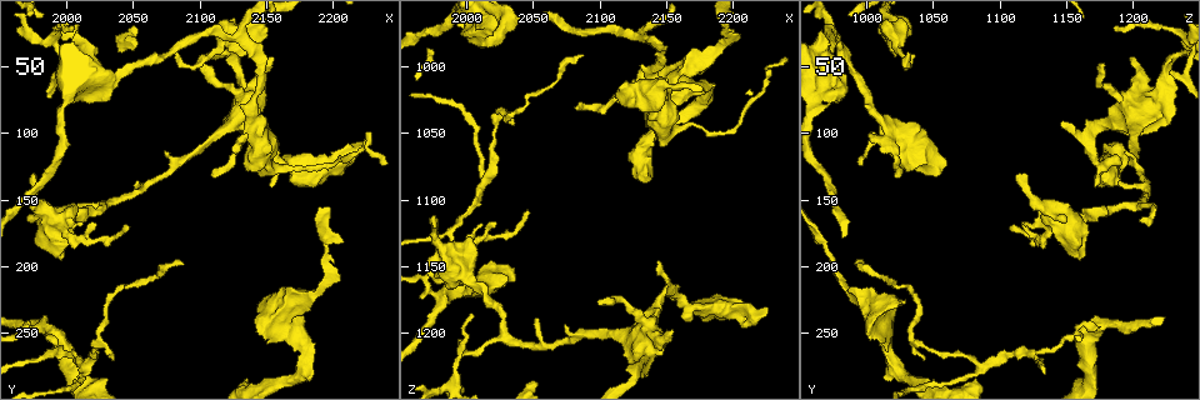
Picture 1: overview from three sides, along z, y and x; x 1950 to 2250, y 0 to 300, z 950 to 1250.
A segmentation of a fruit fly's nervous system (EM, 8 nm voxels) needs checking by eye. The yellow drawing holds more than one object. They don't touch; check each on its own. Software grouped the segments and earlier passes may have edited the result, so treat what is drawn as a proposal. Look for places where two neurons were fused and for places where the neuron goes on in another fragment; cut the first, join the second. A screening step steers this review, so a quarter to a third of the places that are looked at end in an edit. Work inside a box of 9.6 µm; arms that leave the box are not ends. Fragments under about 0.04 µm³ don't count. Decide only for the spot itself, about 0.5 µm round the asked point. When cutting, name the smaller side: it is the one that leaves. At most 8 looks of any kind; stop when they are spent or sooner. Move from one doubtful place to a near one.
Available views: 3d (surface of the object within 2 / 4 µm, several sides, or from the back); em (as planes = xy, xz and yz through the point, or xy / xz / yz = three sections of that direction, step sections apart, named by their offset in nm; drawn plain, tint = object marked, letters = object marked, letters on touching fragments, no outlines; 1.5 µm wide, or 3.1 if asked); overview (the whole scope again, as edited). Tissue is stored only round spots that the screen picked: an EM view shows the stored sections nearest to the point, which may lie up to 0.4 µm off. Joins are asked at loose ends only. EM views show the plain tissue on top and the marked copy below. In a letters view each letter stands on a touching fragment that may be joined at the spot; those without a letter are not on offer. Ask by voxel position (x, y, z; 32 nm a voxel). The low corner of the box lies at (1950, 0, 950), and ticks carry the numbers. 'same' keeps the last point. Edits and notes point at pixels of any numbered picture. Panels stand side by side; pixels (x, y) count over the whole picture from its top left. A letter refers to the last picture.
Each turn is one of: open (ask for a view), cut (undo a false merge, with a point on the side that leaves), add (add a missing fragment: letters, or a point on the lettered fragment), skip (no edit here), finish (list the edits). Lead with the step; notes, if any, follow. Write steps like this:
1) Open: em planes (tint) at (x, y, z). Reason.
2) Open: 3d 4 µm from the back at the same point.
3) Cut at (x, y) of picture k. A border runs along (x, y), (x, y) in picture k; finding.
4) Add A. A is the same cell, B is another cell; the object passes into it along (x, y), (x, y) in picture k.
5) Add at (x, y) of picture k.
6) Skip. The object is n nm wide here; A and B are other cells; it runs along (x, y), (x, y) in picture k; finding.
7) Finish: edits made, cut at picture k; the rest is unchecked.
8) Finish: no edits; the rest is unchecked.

Open: em xz step 8 (letters) at (2130, 106, 1002). An open end.

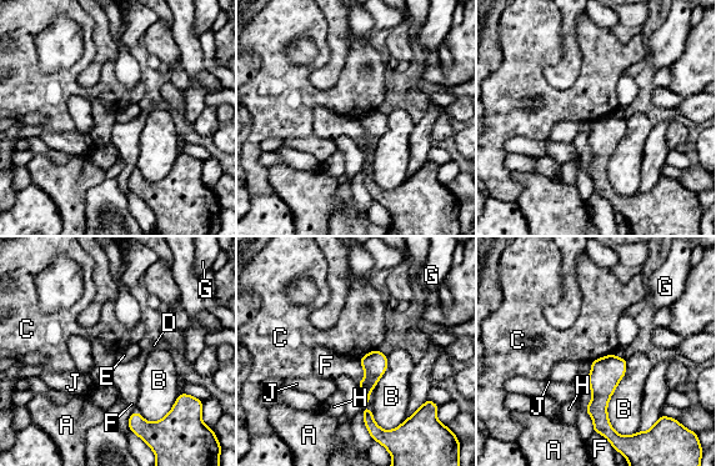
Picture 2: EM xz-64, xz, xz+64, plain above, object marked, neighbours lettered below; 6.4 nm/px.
Skip. A, B, C, D, E, F, G, H and J are other cells; a border runs along (376, 349), (364, 355) in picture 2; none of them fits.

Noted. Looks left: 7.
Open: em planes (letters) at (2082, 40, 1032). Tapers out.

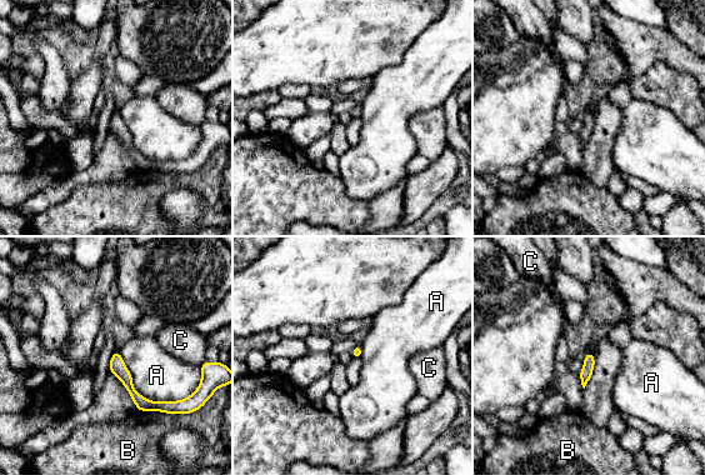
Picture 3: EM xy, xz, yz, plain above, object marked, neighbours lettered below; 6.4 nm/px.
Skip. The longest contact is with A, 550 nm; A, B and C are other cells; no lettered fragment goes on from it.

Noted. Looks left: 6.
Open: em planes (letters) at (1990, 262, 1130). Three-way junction.

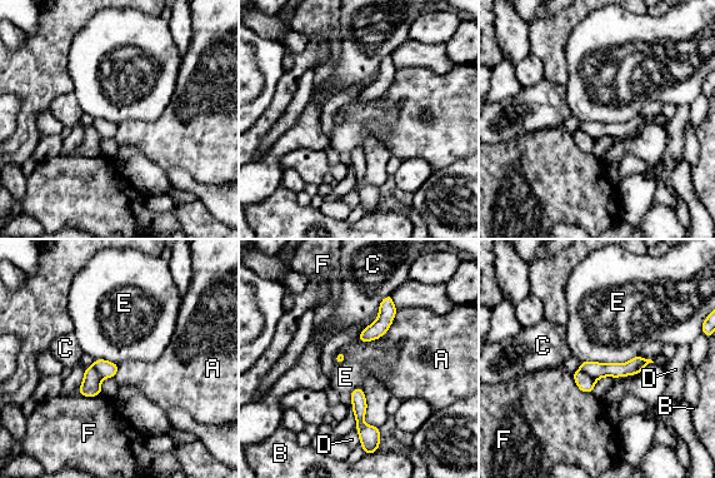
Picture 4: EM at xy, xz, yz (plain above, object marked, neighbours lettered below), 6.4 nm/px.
Cut at (585, 383) of picture 4. The longest contact is with E, 360 nm; A, B, C, D, E and F are other cells; a border runs along (580, 368), (595, 381) in picture 4; a second neuron is stuck on.

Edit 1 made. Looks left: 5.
Finish: edits made, cut at picture 4; the rest is unchecked.

